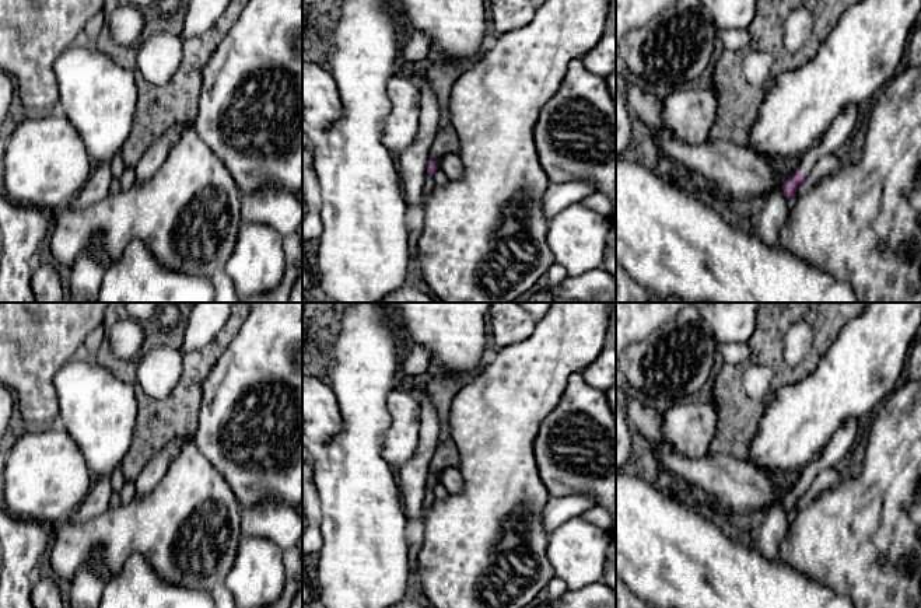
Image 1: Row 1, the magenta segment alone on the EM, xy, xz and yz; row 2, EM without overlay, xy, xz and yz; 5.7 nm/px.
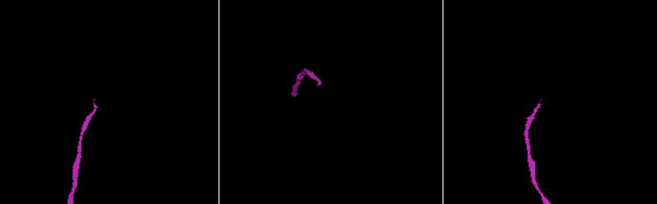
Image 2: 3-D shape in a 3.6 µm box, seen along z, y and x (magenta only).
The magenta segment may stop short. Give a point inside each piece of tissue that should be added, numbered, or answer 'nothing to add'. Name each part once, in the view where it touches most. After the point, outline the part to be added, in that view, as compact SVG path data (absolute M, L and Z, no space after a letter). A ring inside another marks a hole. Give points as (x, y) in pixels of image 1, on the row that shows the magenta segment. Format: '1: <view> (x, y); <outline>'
1: yz (840, 136); M857 105L845 106L834 119L833 126L824 133L820 143L803 156L799 174L808 177L816 161L836 151L847 150L864 125L865 111Z

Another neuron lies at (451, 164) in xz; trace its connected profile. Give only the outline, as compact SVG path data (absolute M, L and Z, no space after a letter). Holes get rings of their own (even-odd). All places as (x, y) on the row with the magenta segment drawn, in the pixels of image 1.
M445 154L437 164L449 179L459 179L463 175L463 163L458 154Z

